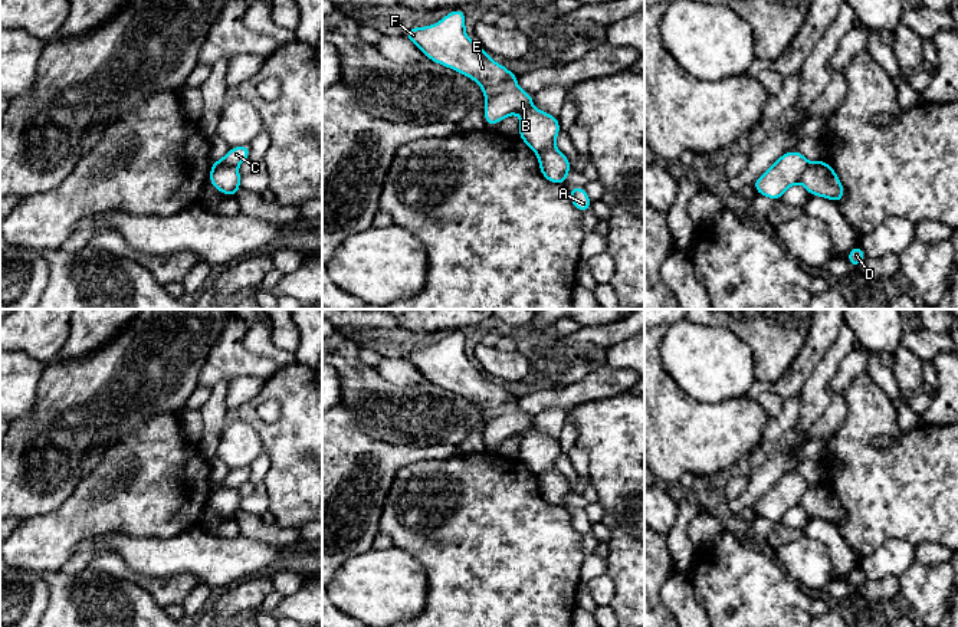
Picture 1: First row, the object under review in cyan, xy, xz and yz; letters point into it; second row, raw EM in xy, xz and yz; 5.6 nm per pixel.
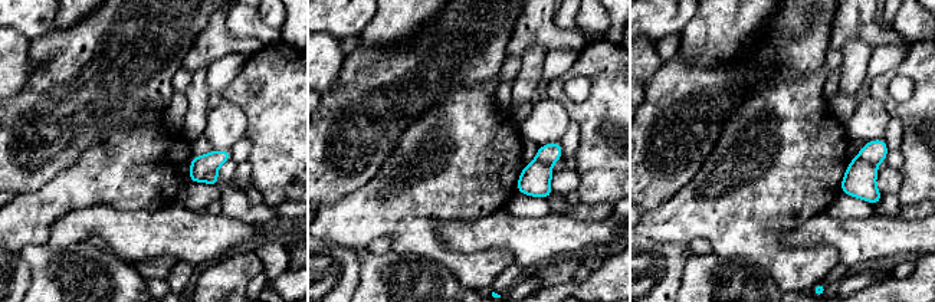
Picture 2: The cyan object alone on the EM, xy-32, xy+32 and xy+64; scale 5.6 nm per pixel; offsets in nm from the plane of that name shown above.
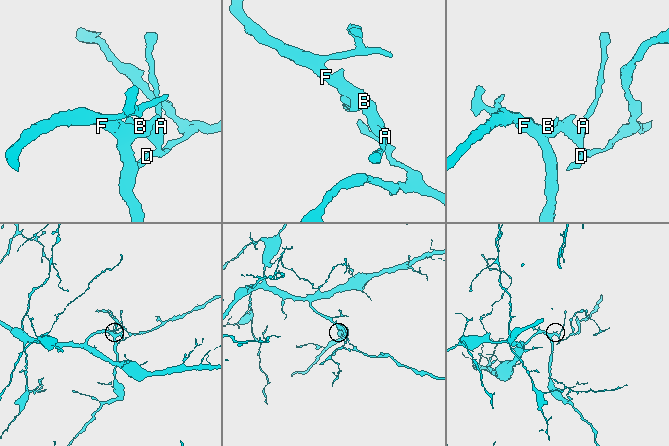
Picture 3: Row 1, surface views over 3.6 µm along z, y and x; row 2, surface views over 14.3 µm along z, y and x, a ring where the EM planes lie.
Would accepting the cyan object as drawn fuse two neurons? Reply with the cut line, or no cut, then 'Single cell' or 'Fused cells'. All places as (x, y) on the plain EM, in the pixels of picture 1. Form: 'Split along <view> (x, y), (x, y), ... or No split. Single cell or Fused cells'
Split along xy (235, 488), (219, 489), (210, 496). Fused cells

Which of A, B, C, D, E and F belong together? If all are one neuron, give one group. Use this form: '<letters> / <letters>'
A D / B C E F

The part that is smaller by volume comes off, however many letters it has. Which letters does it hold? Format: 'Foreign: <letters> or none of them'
Foreign: A, D

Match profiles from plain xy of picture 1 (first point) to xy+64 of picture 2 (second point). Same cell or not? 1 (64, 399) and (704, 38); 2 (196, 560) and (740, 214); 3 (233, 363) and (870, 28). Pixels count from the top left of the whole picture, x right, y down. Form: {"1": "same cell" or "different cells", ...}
{"1": "different cells", "2": "different cells", "3": "same cell"}

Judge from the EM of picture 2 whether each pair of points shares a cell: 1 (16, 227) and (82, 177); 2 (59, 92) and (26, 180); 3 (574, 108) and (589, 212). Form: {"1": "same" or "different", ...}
{"1": "same", "2": "same", "3": "different"}

